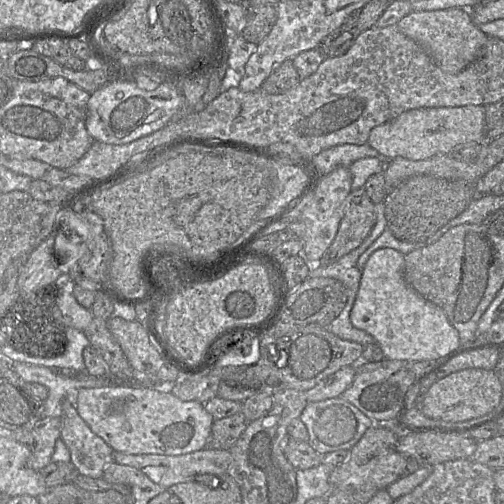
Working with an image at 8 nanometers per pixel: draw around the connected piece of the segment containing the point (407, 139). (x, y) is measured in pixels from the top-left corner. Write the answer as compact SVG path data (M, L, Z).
M430 107L406 111L396 118L374 127L367 144L378 153L394 159L425 160L436 155L451 154L457 147L484 142L485 107Z

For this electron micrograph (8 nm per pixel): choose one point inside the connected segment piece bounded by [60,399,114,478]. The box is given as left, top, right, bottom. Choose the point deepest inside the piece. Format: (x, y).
(90, 454)

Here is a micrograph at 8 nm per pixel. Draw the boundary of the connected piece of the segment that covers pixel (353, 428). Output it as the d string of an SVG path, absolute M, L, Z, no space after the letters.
M342 397L318 402L308 402L299 418L308 432L307 443L320 455L336 450L349 451L363 436L374 421Z

